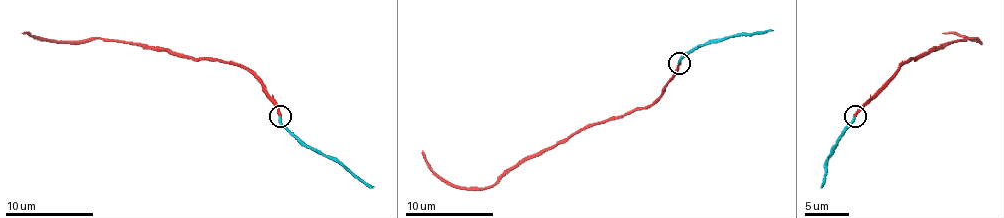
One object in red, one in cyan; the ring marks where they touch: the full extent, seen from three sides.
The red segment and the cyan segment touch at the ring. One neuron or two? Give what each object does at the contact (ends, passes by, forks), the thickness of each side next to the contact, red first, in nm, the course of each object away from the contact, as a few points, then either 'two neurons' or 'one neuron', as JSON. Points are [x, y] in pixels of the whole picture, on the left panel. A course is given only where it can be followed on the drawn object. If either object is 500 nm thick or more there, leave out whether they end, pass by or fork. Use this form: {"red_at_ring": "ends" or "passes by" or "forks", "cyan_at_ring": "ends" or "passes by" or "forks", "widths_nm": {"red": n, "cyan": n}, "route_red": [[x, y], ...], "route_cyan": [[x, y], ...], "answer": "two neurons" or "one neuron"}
{"red_at_ring": "ends", "cyan_at_ring": "ends", "widths_nm": {"red": 260, "cyan": 240}, "route_red": [[279, 116], [266, 87], [244, 68], [222, 59], [96, 39], [50, 41], [23, 32]], "route_cyan": [[279, 116], [279, 121], [301, 140], [343, 162], [374, 187]], "answer": "one neuron"}

